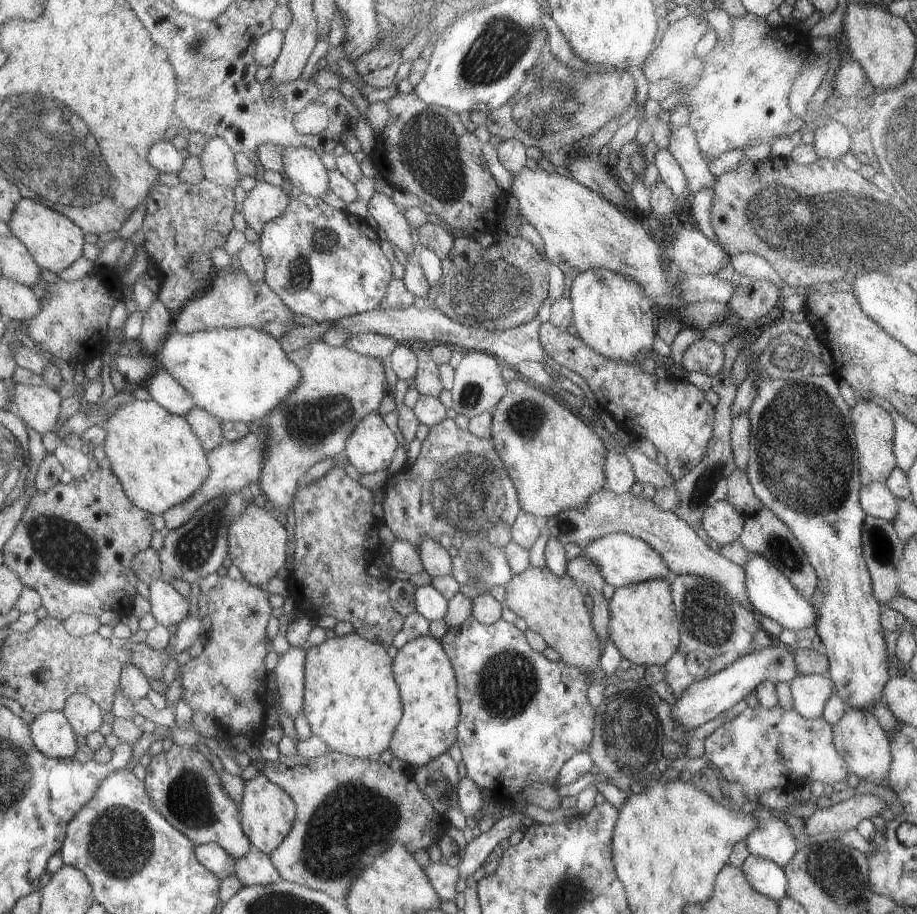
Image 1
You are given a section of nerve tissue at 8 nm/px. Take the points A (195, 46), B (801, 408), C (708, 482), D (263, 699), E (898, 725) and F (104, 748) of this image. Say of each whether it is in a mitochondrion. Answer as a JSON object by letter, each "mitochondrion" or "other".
{"A":"mitochondrion","B":"mitochondrion","C":"mitochondrion","D":"other","E":"other","F":"other"}

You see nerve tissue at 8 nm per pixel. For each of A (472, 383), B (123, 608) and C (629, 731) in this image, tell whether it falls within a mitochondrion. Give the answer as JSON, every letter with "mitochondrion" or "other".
{"A":"mitochondrion","B":"other","C":"mitochondrion"}

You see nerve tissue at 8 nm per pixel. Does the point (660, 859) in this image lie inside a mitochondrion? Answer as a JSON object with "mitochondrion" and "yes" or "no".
{"mitochondrion":"no"}

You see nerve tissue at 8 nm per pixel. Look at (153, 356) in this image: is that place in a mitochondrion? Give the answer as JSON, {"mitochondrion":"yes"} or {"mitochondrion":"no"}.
{"mitochondrion":"no"}

